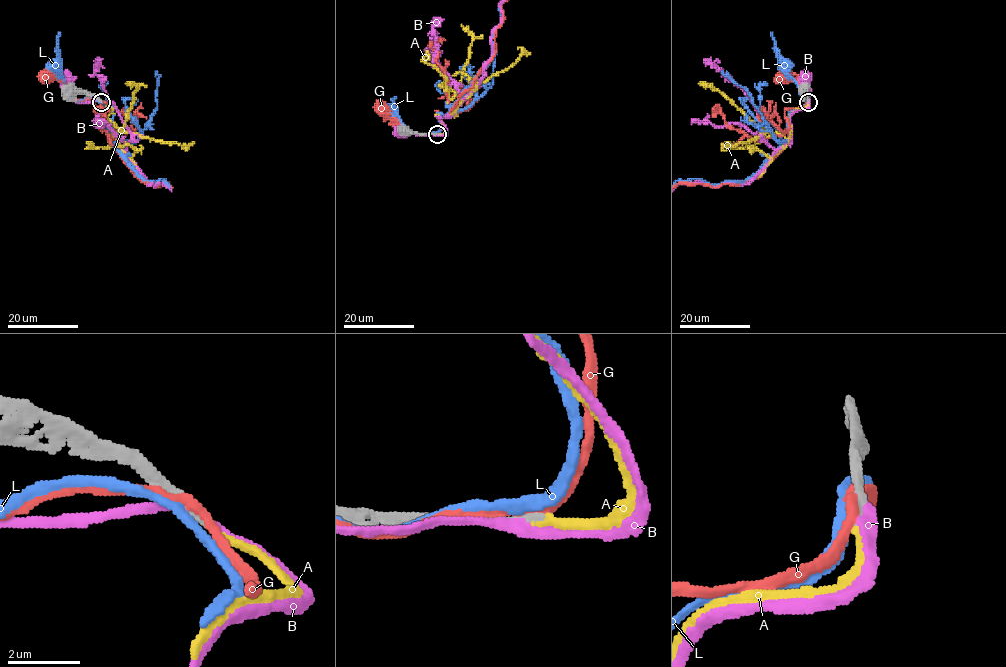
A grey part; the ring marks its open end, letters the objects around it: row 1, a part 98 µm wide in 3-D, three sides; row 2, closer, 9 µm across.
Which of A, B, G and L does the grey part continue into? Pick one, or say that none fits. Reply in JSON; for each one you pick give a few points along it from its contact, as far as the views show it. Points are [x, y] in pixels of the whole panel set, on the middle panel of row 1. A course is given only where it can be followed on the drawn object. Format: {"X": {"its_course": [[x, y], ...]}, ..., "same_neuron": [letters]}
{"A": {"its_course": [[437, 134], [446, 131], [436, 115], [454, 116], [449, 101], [508, 69], [523, 51], [518, 48]]}, "same_neuron": ["A"]}

